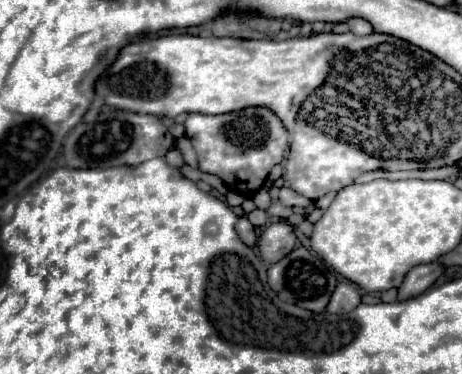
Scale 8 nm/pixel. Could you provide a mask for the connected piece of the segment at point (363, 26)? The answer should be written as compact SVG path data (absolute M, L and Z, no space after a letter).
M351 18L347 24L349 24L349 30L357 36L367 36L367 34L373 32L373 26L363 18Z

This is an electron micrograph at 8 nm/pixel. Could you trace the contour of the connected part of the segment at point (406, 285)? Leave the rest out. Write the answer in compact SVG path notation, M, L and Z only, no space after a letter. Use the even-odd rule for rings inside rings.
M439 262L419 264L419 266L411 268L411 272L407 272L403 284L399 286L399 300L423 294L443 272L445 272L445 266Z

